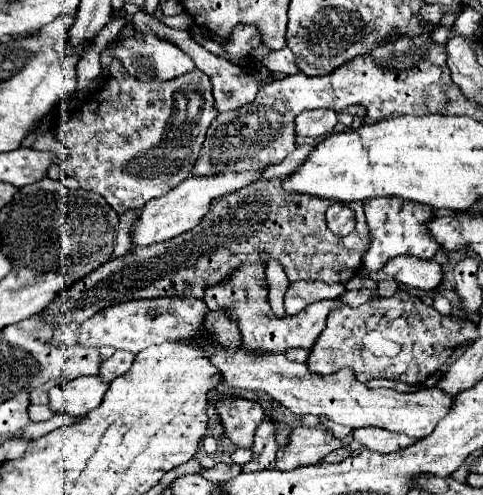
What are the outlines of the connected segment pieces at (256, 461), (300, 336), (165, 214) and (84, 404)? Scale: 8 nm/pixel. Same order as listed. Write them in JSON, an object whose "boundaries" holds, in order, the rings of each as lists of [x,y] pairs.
{"boundaries":[[[[263,420],[263,424],[257,428],[255,444],[253,444],[253,458],[243,466],[243,472],[259,472],[259,470],[271,470],[275,468],[275,454],[277,454],[277,442],[273,440],[273,424],[269,420]]],[[[243,262],[239,268],[233,270],[231,278],[225,278],[221,284],[205,288],[205,304],[209,310],[215,308],[229,308],[233,312],[233,320],[243,334],[243,346],[255,354],[285,354],[289,348],[307,348],[311,350],[317,342],[321,330],[325,328],[325,318],[331,310],[339,308],[341,302],[317,302],[307,306],[297,316],[283,316],[277,318],[267,308],[268,289],[265,285],[265,266],[259,262]]],[[[249,170],[249,172],[225,172],[215,176],[191,176],[181,186],[169,190],[169,194],[161,198],[153,198],[153,202],[147,202],[143,208],[143,214],[139,216],[139,224],[131,236],[131,248],[135,246],[149,246],[153,242],[163,242],[169,238],[175,238],[187,230],[193,230],[199,220],[209,212],[209,206],[213,200],[233,194],[241,190],[243,186],[249,186],[261,178],[263,170]]],[[[81,376],[77,382],[65,382],[49,390],[49,408],[53,414],[83,416],[101,404],[109,384],[99,376]]]]}

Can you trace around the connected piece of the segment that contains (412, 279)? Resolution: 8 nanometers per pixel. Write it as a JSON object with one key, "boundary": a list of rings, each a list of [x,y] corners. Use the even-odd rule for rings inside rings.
{"boundary":[[[397,256],[391,258],[383,272],[391,276],[397,282],[403,282],[405,286],[419,288],[425,292],[431,292],[441,286],[443,282],[443,266],[435,260],[421,260],[415,256]]]}

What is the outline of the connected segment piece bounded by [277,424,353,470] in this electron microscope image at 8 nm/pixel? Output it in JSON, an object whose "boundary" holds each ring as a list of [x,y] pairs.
{"boundary":[[[323,424],[297,426],[291,434],[291,442],[289,442],[291,446],[285,450],[279,450],[279,456],[277,456],[279,470],[293,470],[297,466],[319,464],[323,456],[351,442],[353,442],[353,434],[347,434],[345,438],[337,438]]]}

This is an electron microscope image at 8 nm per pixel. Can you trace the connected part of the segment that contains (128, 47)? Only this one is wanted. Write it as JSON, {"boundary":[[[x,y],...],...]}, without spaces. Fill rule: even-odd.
{"boundary":[[[135,32],[131,38],[125,38],[115,50],[113,50],[115,58],[119,58],[119,62],[123,64],[123,68],[137,80],[143,82],[165,82],[165,80],[173,80],[177,76],[183,76],[187,72],[191,72],[195,68],[193,60],[189,54],[185,54],[181,48],[177,48],[175,44],[157,38],[155,34],[141,34]]]}

